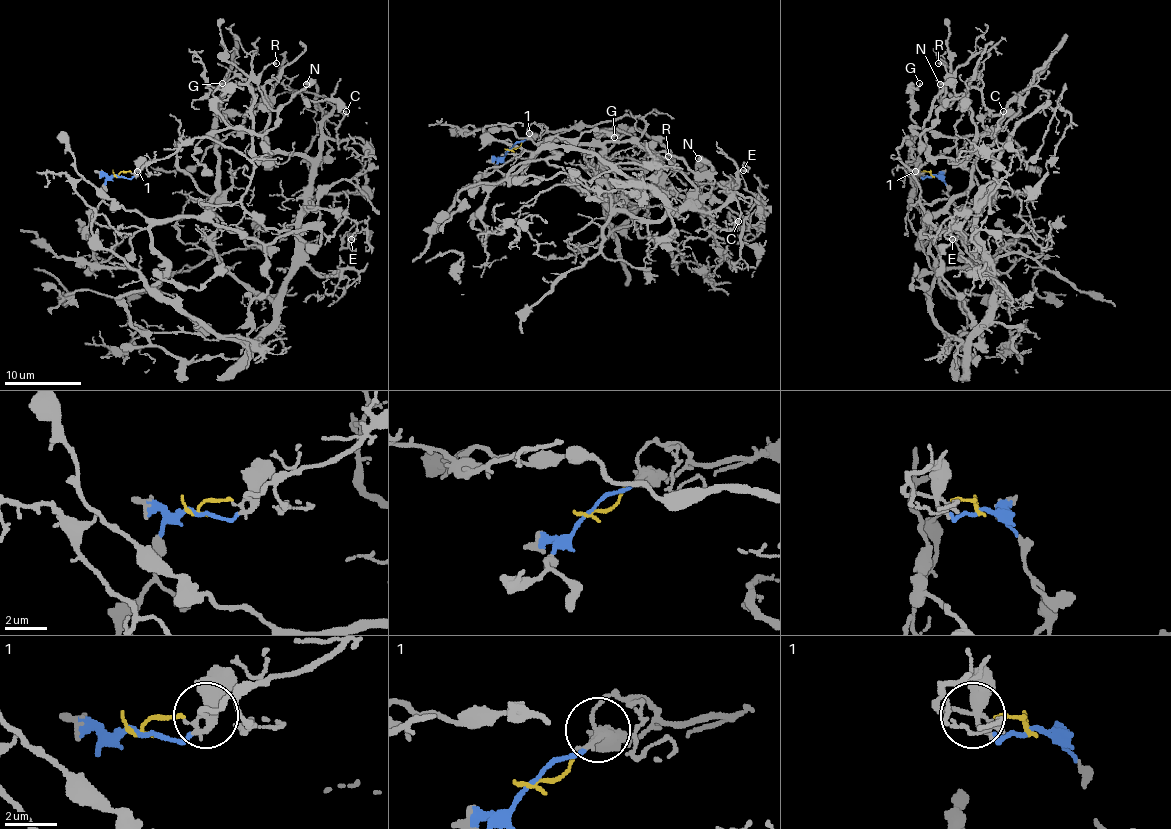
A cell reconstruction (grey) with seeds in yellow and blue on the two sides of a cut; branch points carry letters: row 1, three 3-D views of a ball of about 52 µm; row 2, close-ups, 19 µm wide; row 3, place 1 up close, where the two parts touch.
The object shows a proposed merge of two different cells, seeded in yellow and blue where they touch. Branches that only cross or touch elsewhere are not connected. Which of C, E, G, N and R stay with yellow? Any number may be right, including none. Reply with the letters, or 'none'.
C, E

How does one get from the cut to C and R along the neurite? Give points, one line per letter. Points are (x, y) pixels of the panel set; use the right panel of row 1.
C: (931, 177), (905, 167), (905, 138), (899, 159), (920, 205), (972, 240), (1010, 138), (997, 140), (1003, 111)
R: (931, 177), (955, 204), (945, 229), (922, 219), (970, 184), (995, 132), (912, 130), (937, 117), (937, 63)

